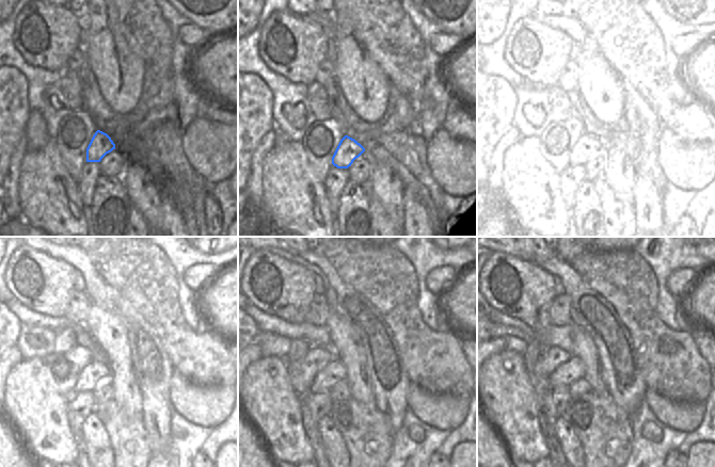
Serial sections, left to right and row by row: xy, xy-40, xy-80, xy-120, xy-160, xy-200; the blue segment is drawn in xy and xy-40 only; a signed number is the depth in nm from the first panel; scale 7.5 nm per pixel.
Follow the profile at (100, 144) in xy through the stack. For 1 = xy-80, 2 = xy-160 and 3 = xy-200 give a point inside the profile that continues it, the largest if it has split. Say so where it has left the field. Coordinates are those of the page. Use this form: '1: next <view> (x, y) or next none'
1: next xy-80 (588, 146)
2: next xy-160 (333, 371)
3: next xy-200 (573, 369)

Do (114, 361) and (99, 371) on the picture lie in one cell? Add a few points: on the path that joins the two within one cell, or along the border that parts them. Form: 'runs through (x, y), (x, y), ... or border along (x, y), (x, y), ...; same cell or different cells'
border along (105, 361), (109, 368), (112, 383); different cells

